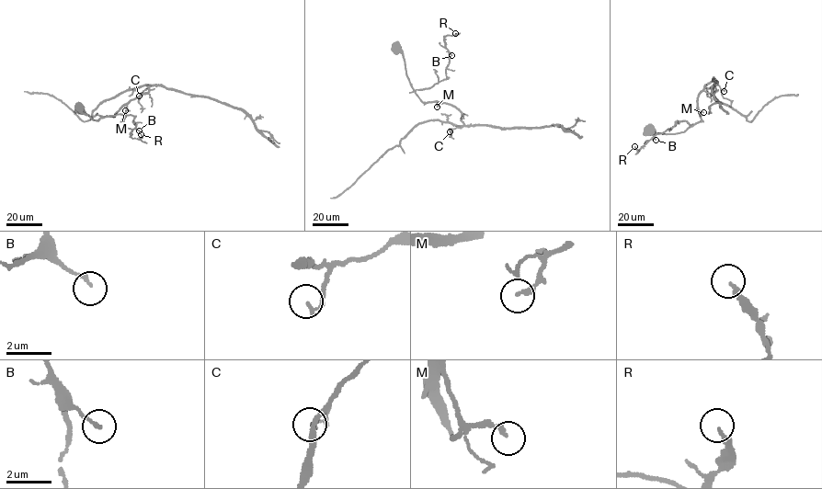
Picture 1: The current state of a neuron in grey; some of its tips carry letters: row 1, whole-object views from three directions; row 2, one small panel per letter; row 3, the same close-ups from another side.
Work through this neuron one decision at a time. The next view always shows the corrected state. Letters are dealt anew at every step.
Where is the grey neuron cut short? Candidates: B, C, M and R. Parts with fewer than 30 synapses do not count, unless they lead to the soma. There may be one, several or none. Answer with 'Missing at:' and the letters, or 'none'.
Missing at: none

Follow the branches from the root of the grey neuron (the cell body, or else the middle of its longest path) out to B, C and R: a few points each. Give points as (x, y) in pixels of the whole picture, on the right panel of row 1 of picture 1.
B: (649, 130), (676, 133), (690, 126), (686, 121), (677, 120), (656, 134), (656, 140)
C: (649, 130), (663, 134), (685, 131), (701, 120), (697, 100), (705, 86), (716, 80), (724, 91)
R: (649, 130), (676, 133), (690, 126), (686, 121), (677, 120), (638, 152), (634, 146)

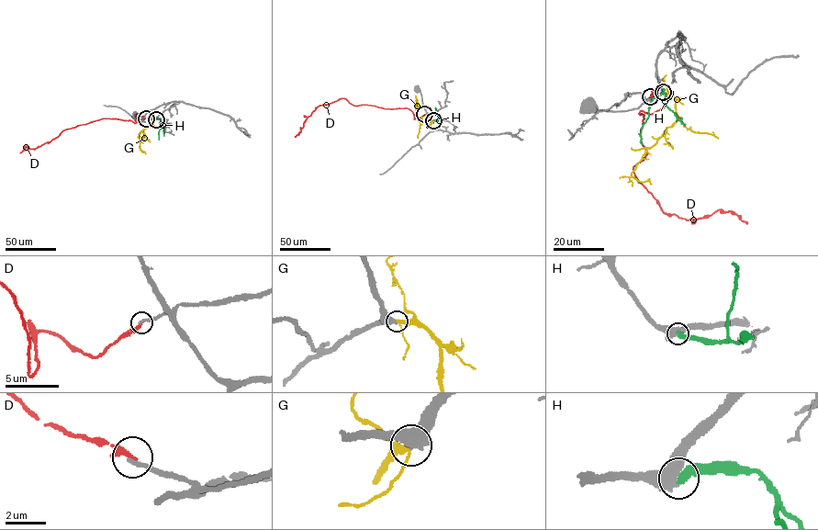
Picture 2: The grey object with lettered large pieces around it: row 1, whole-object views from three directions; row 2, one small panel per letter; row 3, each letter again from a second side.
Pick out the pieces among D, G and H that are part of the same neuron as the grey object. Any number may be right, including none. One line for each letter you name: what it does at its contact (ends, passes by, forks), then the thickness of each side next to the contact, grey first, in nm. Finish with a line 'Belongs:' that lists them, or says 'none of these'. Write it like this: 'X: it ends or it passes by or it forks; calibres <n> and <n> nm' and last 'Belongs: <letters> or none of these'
G: it passes by; calibres 600 and 200 nm
Belongs: G

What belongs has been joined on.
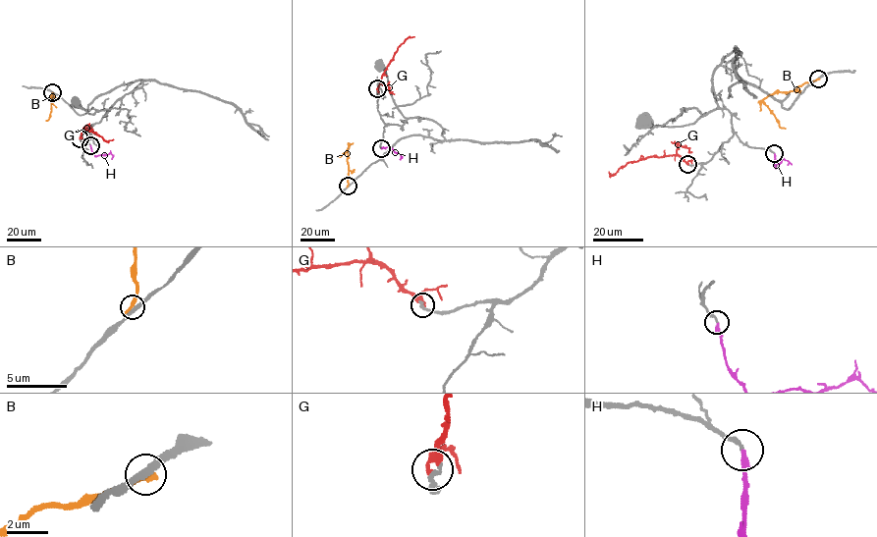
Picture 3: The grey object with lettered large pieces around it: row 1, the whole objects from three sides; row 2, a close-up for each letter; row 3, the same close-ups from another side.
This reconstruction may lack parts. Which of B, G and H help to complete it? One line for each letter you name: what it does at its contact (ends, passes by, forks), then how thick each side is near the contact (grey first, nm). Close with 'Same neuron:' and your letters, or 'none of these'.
H: It ends there. Thickness 190 nm (grey) against 190 nm
Same neuron: H

